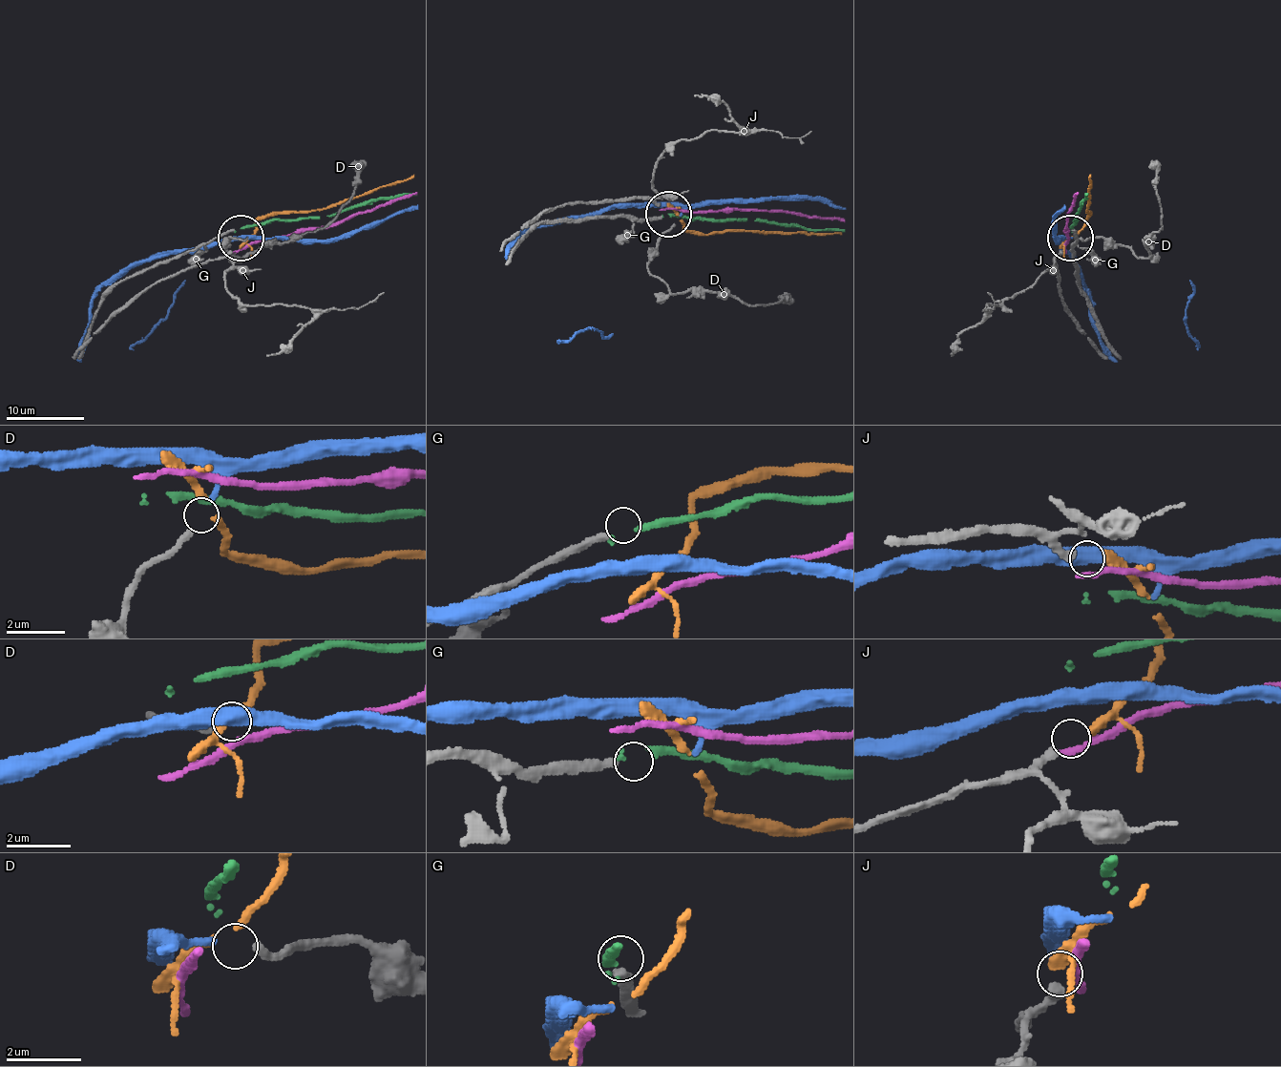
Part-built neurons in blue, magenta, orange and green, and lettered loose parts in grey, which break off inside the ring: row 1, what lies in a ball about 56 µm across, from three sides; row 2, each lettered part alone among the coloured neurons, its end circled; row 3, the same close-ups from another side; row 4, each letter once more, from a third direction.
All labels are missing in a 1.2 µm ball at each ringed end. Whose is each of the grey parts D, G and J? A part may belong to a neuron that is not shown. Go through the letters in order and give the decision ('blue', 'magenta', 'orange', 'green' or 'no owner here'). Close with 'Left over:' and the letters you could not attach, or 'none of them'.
D: blue
G: no owner here
J: orange
Left over: G

